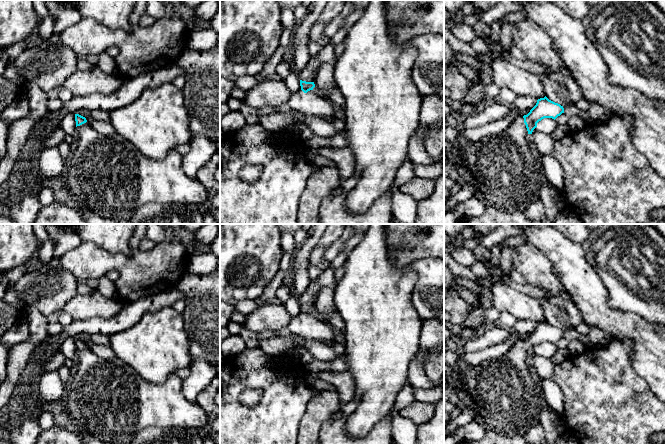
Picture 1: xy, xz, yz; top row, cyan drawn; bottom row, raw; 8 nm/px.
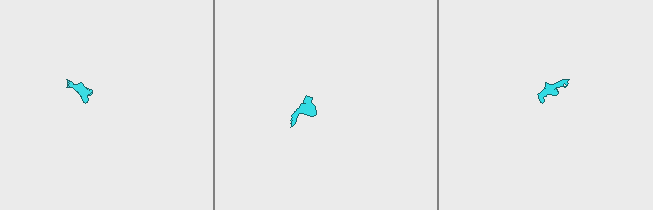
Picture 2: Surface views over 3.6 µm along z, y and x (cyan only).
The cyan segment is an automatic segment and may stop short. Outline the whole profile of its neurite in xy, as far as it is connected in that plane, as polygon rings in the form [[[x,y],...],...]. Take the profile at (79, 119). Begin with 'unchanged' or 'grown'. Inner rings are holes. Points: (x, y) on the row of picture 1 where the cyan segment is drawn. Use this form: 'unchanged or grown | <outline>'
grown | [[[75,114],[77,134],[71,146],[71,157],[65,168],[63,180],[75,204],[83,211],[90,210],[99,216],[118,221],[129,220],[135,211],[148,203],[203,204],[208,192],[197,180],[189,178],[182,169],[182,155],[175,149],[162,160],[144,156],[130,141],[118,133],[104,136],[94,130],[86,118]]]

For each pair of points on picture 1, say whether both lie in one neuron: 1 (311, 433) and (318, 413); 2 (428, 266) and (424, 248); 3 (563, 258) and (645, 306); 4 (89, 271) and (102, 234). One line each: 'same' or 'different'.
1: same
2: different
3: different
4: different

